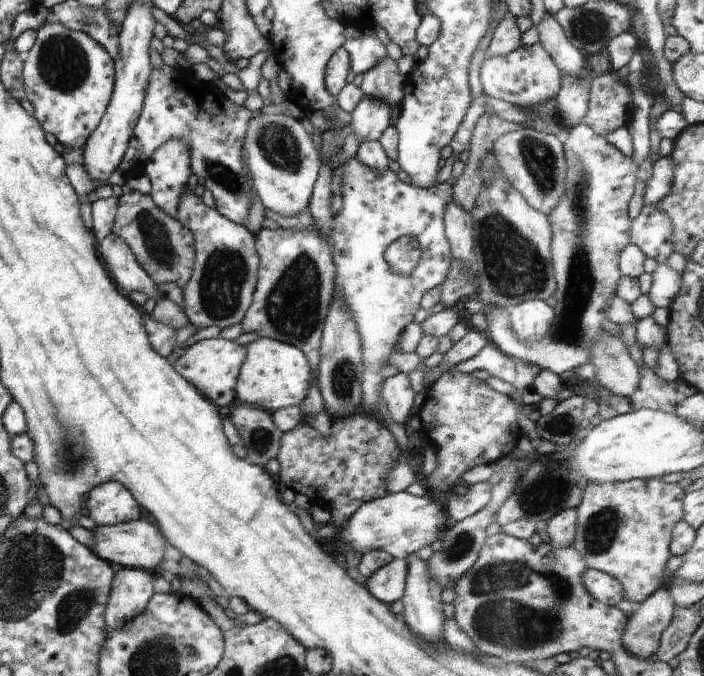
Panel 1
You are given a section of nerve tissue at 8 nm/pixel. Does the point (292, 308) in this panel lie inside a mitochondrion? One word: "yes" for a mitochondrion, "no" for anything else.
yes

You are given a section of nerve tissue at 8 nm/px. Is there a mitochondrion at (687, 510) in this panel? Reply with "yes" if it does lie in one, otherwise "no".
no

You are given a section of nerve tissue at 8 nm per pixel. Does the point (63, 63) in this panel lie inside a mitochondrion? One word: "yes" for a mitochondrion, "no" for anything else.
yes

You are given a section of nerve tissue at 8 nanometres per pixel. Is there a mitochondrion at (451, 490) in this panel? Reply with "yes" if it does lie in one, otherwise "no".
no

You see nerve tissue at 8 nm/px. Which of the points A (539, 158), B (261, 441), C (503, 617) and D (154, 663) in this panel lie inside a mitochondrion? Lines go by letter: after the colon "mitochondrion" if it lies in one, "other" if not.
A: mitochondrion
B: mitochondrion
C: mitochondrion
D: mitochondrion

